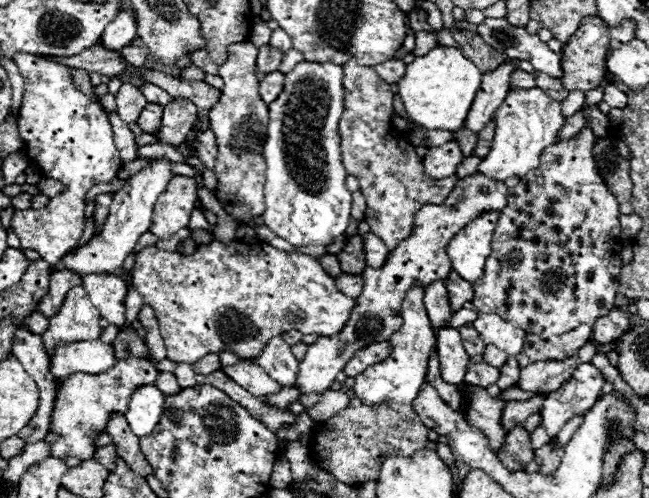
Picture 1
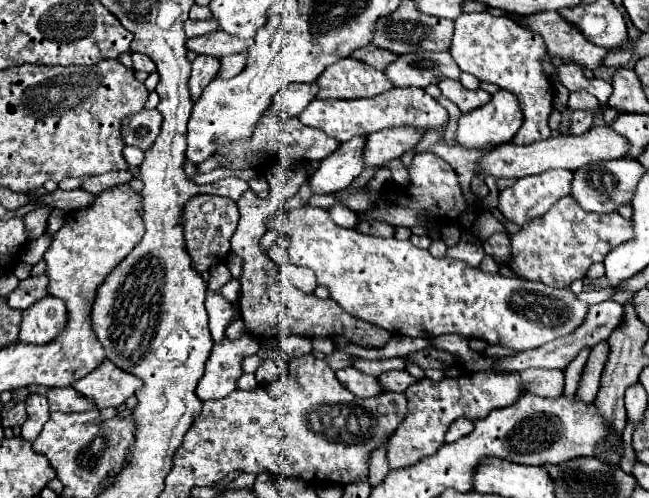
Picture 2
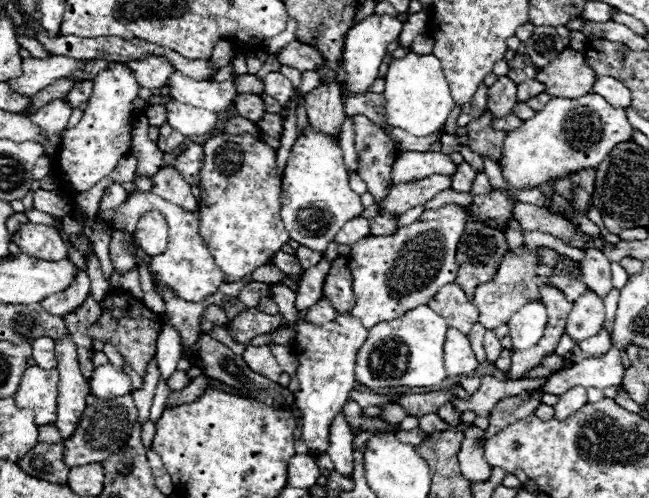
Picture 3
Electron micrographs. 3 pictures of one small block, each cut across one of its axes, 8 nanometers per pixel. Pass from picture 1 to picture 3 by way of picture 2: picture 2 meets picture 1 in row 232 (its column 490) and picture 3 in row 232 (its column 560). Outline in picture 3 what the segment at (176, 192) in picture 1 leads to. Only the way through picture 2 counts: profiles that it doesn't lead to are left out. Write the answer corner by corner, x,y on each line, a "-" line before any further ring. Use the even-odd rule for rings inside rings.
146,212
140,216
136,232
134,232
140,248
148,256
158,256
168,246
168,226
160,212

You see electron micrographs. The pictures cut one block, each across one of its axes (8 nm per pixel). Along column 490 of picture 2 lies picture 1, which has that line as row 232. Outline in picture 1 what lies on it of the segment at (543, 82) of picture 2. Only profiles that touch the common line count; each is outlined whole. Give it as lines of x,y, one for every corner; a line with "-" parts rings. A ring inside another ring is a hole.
26,52
14,54
14,62
24,76
24,100
20,106
18,132
24,140
26,156
44,178
62,182
66,190
50,198
46,208
15,210
12,228
24,250
36,250
42,260
54,264
82,238
86,192
100,182
110,182
122,162
112,140
114,132
106,112
74,88
70,68
56,62
50,62
50,66
44,58
36,58

